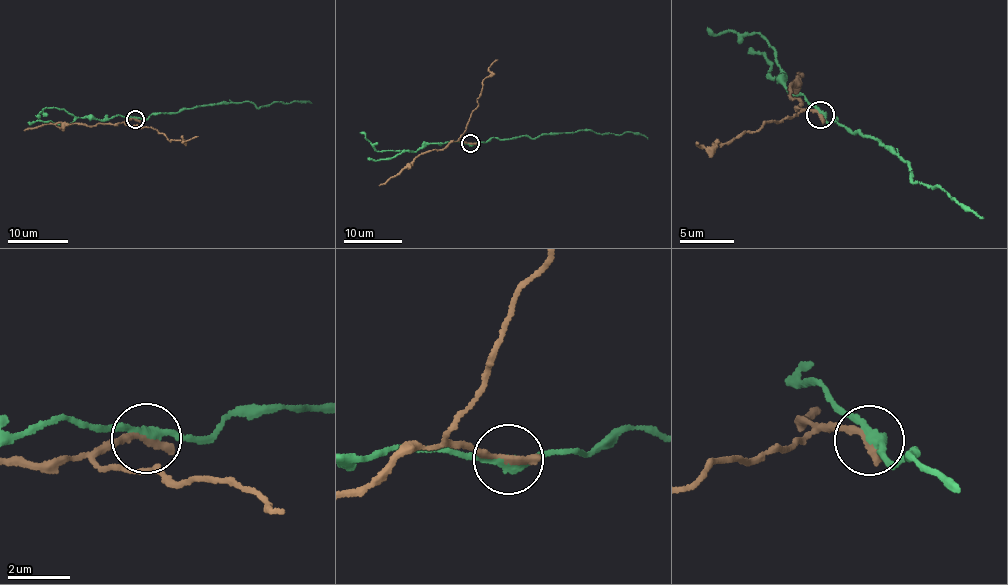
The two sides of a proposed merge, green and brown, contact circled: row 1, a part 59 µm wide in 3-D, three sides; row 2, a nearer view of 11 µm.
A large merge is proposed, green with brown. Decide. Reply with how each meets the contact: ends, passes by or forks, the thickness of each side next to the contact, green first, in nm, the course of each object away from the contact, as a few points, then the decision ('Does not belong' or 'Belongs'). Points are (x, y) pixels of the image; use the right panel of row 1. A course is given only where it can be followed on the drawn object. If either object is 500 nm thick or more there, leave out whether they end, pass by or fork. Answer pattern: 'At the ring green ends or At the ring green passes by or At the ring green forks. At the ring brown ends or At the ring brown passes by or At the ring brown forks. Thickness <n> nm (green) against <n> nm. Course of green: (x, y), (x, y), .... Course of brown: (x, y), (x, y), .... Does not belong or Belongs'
At the ring green passes by. At the ring brown ends. Thickness 300 nm (green) against 280 nm. Course of green: (820, 115), (835, 120), (851, 133), (878, 140), (911, 163), (915, 183), (933, 187), (983, 219). Course of brown: (820, 115), (795, 105), (800, 101), (787, 95), (797, 73). Does not belong

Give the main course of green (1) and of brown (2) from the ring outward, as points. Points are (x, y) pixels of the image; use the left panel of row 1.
1: (135, 119), (232, 102), (247, 101), (261, 107), (301, 100), (311, 103)
2: (135, 119), (88, 126), (53, 122), (23, 130)

